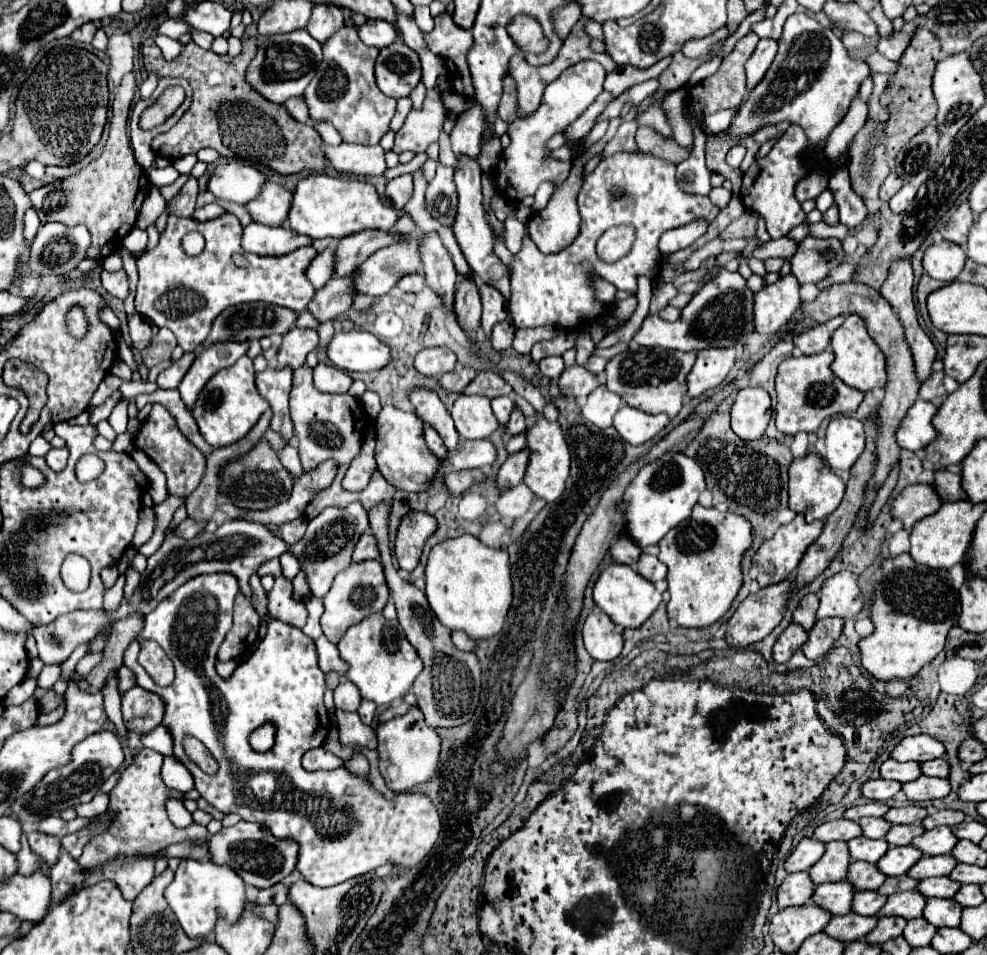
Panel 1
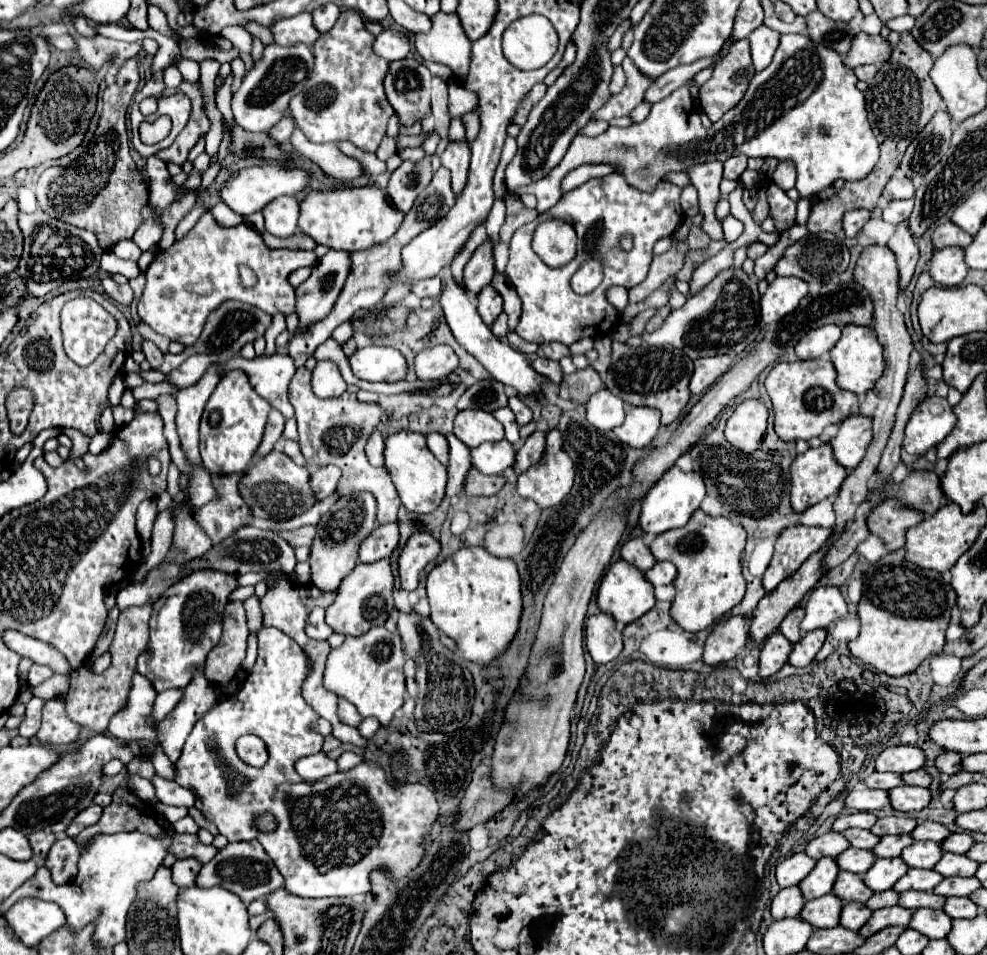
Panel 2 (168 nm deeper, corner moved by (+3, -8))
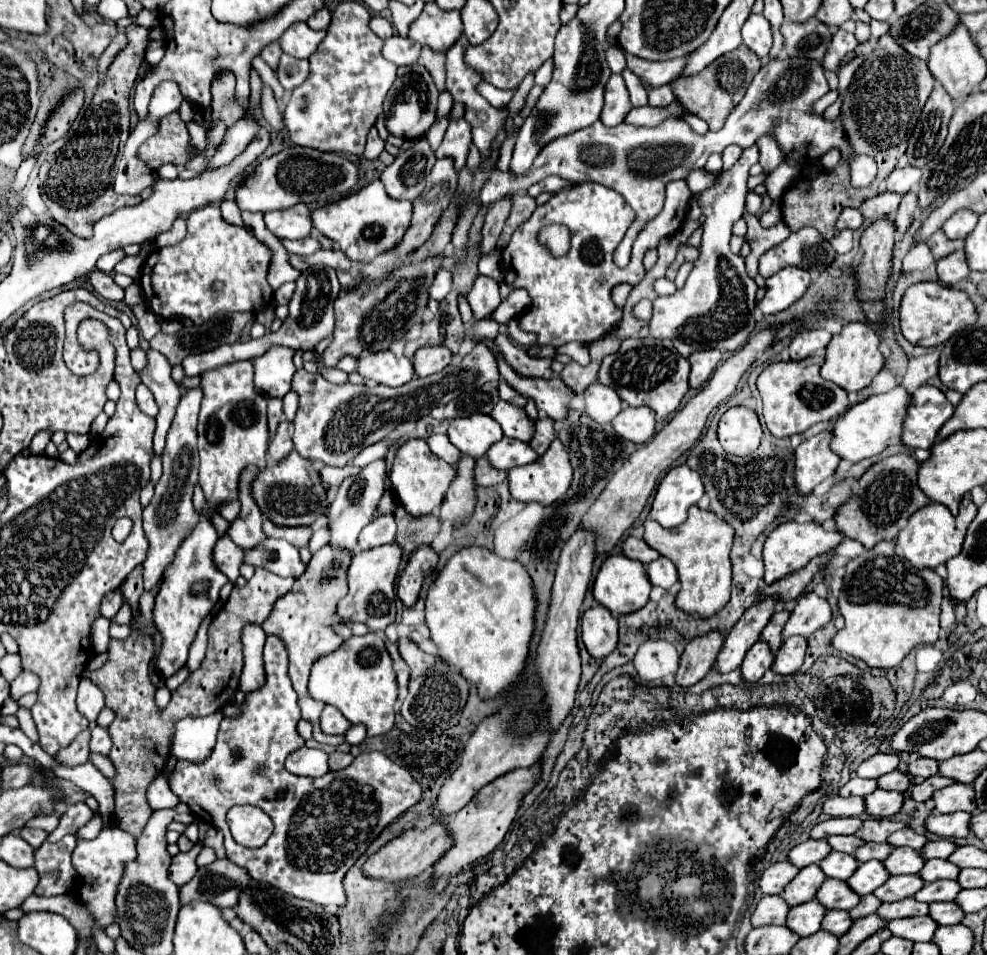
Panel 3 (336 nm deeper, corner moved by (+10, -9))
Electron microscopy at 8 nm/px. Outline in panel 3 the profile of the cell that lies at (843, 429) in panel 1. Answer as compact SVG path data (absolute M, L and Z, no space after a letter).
M898 385L888 393L880 395L870 395L868 399L856 403L850 407L836 423L834 423L834 439L832 439L832 449L842 457L852 463L862 461L866 457L878 455L886 449L888 441L892 437L902 435L902 425L906 419L906 409L910 403L910 393L906 387Z

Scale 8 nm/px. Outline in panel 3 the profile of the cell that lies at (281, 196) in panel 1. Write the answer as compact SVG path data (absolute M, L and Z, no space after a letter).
M294 205L286 211L264 213L266 227L280 239L306 239L314 231L310 221L310 209L306 205Z

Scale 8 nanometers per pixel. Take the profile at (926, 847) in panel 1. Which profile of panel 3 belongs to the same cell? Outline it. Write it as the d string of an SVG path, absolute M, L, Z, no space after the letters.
M896 847L892 855L884 861L890 875L914 875L922 869L924 859L910 847Z

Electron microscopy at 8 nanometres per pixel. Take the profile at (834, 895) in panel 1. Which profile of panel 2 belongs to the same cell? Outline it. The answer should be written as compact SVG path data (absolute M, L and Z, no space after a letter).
M825 894L821 898L805 902L801 910L801 918L813 924L813 928L833 928L839 924L841 908L843 908L841 898L833 894Z

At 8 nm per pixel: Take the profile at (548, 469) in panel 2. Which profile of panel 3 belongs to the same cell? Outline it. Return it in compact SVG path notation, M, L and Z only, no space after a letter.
M554 439L550 449L542 457L538 457L534 463L514 467L508 473L508 481L510 481L510 493L514 499L524 501L524 503L538 501L544 505L552 505L566 493L566 489L570 487L570 481L572 481L572 465L570 465L570 457L566 453L564 445L558 439Z

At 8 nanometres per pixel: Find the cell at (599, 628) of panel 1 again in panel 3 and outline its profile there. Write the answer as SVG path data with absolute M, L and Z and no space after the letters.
M594 605L582 615L582 641L592 657L606 657L618 645L618 621L602 605Z

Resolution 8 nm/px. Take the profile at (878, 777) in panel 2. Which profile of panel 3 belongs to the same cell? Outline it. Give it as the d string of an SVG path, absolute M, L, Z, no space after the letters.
M852 777L846 785L840 787L838 795L840 797L850 797L850 795L858 795L858 797L866 797L872 791L876 791L876 781L874 779L862 779L862 777Z

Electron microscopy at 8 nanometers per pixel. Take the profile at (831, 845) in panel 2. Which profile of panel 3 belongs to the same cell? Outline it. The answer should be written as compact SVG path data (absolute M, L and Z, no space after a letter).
M808 839L806 843L800 843L796 845L790 853L788 853L788 861L792 865L796 865L798 869L806 867L806 865L812 865L812 863L820 863L828 853L830 853L830 845L826 841L814 841L814 839Z

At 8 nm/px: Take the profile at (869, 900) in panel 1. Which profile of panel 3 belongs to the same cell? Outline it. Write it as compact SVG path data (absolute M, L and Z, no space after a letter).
M826 911L824 919L822 919L822 929L834 933L836 937L842 937L852 925L852 919L848 915L848 911Z

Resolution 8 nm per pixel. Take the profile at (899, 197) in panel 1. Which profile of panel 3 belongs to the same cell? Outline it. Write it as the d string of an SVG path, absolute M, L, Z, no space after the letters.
M884 191L884 193L878 193L876 197L870 197L862 203L860 211L866 219L870 221L876 221L884 215L892 217L896 211L898 211L898 205L900 205L900 195L898 193L890 193L890 191Z

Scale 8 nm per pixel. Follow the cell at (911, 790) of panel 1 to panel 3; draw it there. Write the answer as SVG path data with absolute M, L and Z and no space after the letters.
M876 789L866 799L866 813L872 817L890 817L902 807L902 793Z

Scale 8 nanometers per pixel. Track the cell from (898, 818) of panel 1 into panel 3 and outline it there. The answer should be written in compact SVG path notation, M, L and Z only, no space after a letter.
M866 819L858 833L854 833L856 837L860 837L862 841L874 841L874 843L884 843L888 839L890 833L902 829L904 823L898 821L890 821L890 819Z

